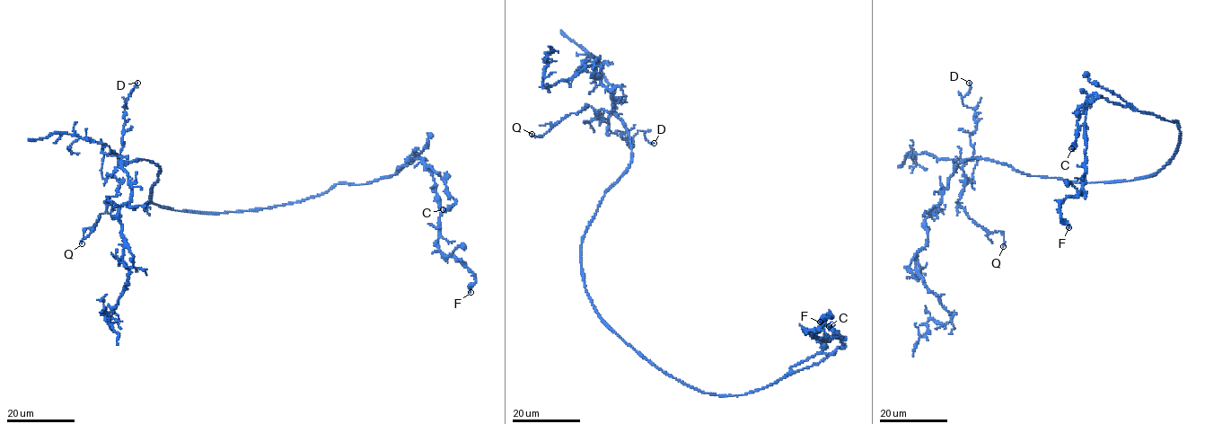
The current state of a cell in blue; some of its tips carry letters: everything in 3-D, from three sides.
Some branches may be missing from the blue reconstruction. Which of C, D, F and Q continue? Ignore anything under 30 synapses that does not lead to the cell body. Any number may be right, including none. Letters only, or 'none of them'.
none of them

